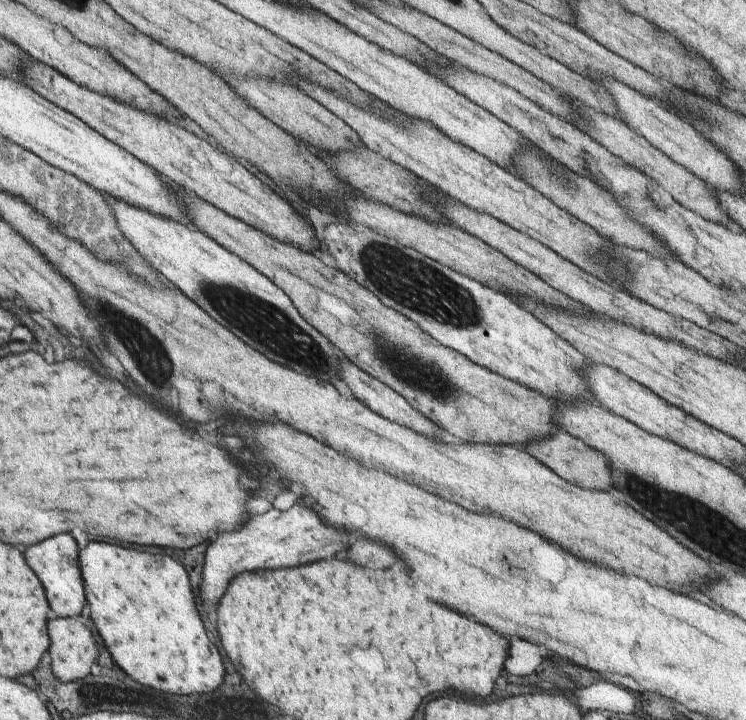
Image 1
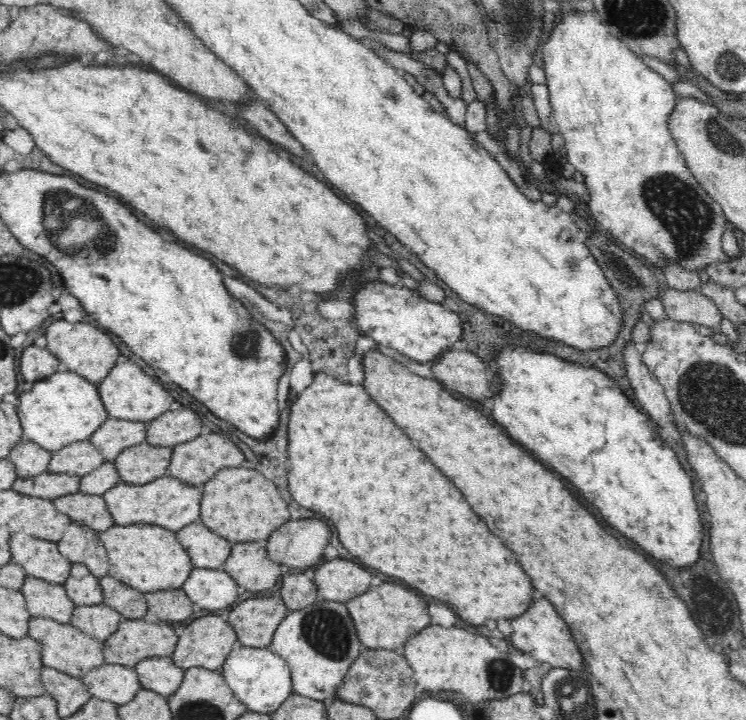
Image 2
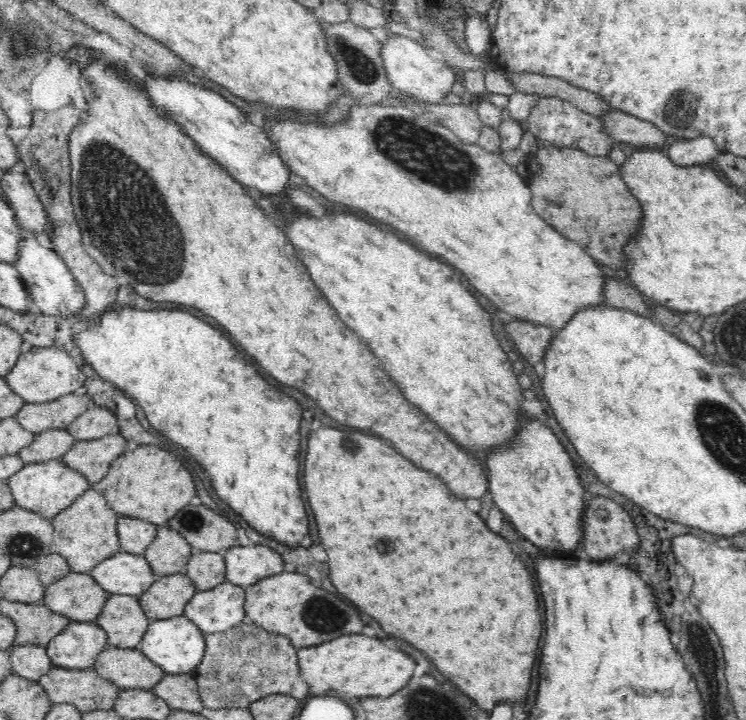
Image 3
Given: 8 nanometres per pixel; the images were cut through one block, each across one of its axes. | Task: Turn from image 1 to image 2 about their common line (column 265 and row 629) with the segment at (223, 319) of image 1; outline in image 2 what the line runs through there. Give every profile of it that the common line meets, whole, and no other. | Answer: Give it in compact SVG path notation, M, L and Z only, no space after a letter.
M318 598L307 607L289 611L271 638L270 649L279 654L290 669L294 692L325 704L329 703L331 690L338 686L339 678L364 649L344 604Z

